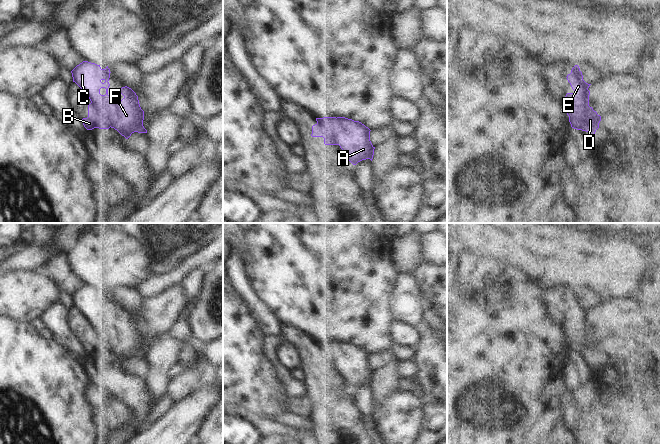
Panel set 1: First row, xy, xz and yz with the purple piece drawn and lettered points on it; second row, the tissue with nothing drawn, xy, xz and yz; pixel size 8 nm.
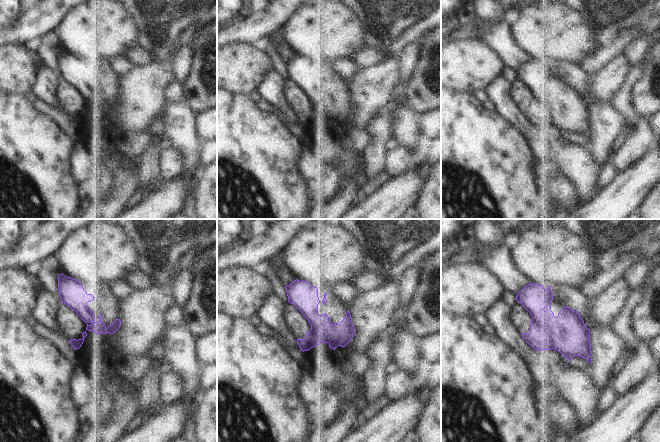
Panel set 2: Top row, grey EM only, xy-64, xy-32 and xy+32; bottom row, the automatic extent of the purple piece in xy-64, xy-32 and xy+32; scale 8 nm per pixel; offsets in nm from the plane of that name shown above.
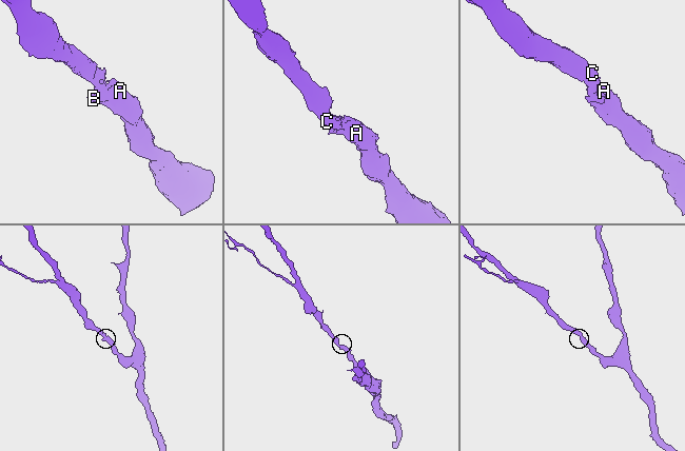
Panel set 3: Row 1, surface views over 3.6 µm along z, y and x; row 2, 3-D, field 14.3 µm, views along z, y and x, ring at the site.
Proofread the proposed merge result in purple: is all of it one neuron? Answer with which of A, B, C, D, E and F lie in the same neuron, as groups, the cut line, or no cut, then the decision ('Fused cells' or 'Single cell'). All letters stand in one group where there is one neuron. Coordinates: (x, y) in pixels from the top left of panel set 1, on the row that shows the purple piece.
Groups: A C E F / B D. Split along xy (91, 102), (103, 113), (107, 110), (109, 112), (111, 126). Fused cells

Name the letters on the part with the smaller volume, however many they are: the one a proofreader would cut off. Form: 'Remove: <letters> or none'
Remove: B, D

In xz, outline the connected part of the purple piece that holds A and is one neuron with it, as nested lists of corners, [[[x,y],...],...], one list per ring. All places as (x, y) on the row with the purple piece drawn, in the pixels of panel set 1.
[[[323,117],[316,121],[326,131],[333,129],[337,144],[353,165],[366,159],[372,161],[375,147],[370,141],[371,130],[364,124],[345,117]]]

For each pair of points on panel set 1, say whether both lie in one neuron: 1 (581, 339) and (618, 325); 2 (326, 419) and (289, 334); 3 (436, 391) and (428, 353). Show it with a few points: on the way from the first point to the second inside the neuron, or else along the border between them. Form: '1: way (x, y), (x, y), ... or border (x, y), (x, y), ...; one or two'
1: way (590, 337), (602, 325), (609, 325); one
2: way (325, 397), (318, 371), (310, 354); one
3: way (431, 382), (428, 379), (428, 362); one

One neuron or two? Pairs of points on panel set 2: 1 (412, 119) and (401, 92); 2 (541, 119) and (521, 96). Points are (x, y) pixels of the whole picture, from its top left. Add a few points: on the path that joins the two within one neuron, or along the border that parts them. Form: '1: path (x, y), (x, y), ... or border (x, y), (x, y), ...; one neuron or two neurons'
1: path (406, 112), (406, 99); one neuron
2: path (536, 113), (526, 102); one neuron

